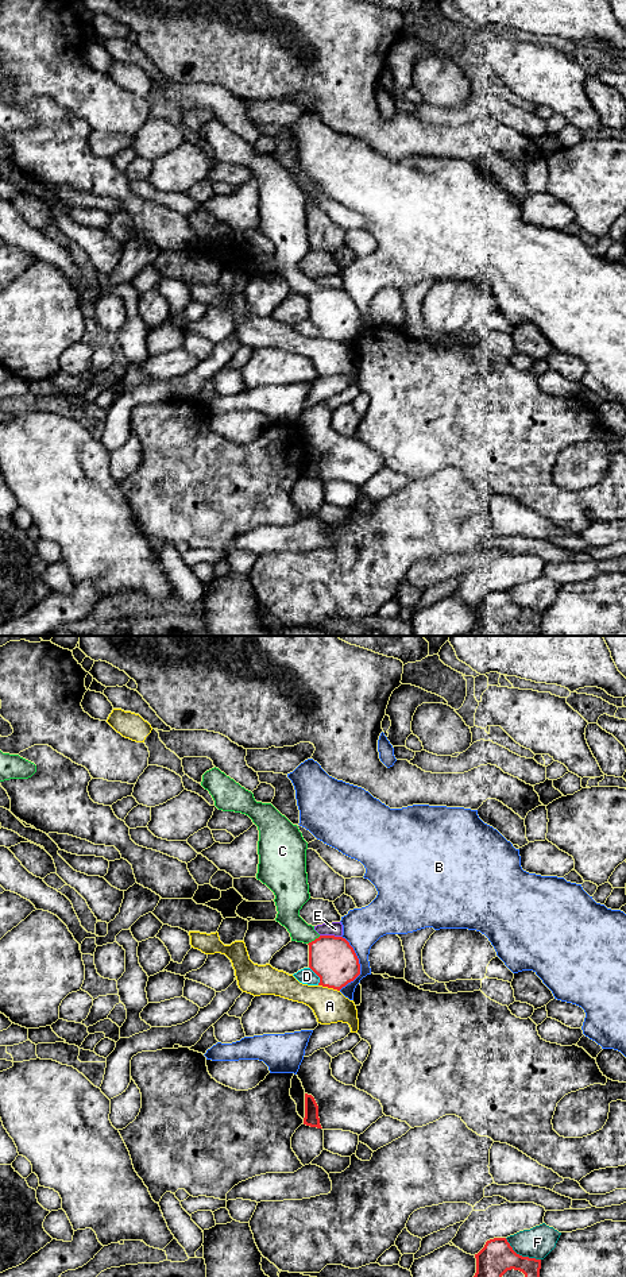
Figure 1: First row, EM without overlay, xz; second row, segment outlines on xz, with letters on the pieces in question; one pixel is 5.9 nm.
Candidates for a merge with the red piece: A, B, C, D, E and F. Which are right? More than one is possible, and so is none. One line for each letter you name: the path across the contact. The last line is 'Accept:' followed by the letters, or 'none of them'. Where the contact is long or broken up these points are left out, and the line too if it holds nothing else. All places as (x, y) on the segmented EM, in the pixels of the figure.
C: Path across: xz (332, 959), (315, 940), (288, 914), (288, 907)
Accept: C

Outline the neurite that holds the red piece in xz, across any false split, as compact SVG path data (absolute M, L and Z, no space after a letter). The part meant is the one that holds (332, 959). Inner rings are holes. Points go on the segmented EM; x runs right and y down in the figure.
M216 767L202 775L201 786L209 791L219 810L246 814L258 826L256 879L275 895L275 921L287 929L291 941L309 945L309 968L320 977L318 985L340 991L353 981L360 975L360 964L349 942L343 937L320 935L300 917L310 894L308 842L298 826L271 803L256 802L251 791Z

